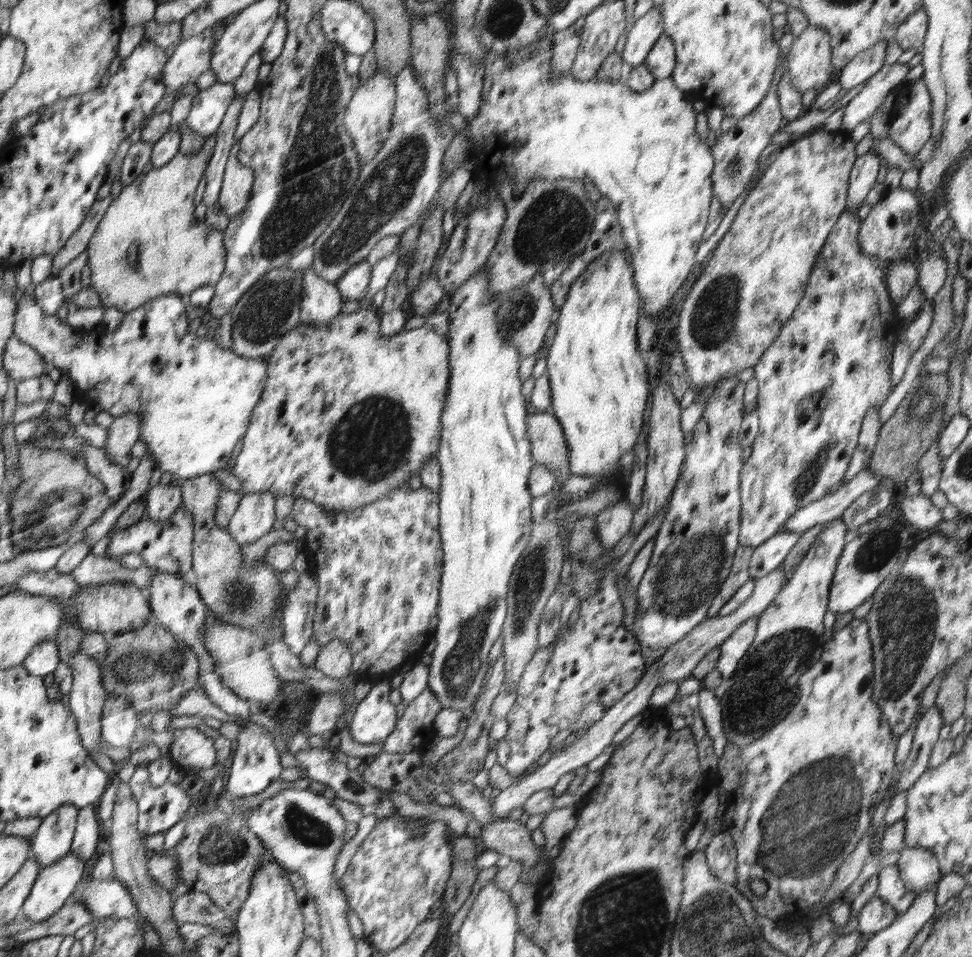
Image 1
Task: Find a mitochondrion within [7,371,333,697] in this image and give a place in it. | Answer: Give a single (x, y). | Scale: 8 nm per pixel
(59, 510)

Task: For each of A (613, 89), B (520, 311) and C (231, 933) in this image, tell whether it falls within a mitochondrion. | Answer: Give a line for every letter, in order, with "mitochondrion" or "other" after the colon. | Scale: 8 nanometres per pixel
A: other
B: mitochondrion
C: other

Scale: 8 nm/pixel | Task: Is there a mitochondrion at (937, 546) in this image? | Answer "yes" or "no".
no

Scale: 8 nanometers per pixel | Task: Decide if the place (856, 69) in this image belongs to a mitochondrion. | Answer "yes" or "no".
no

